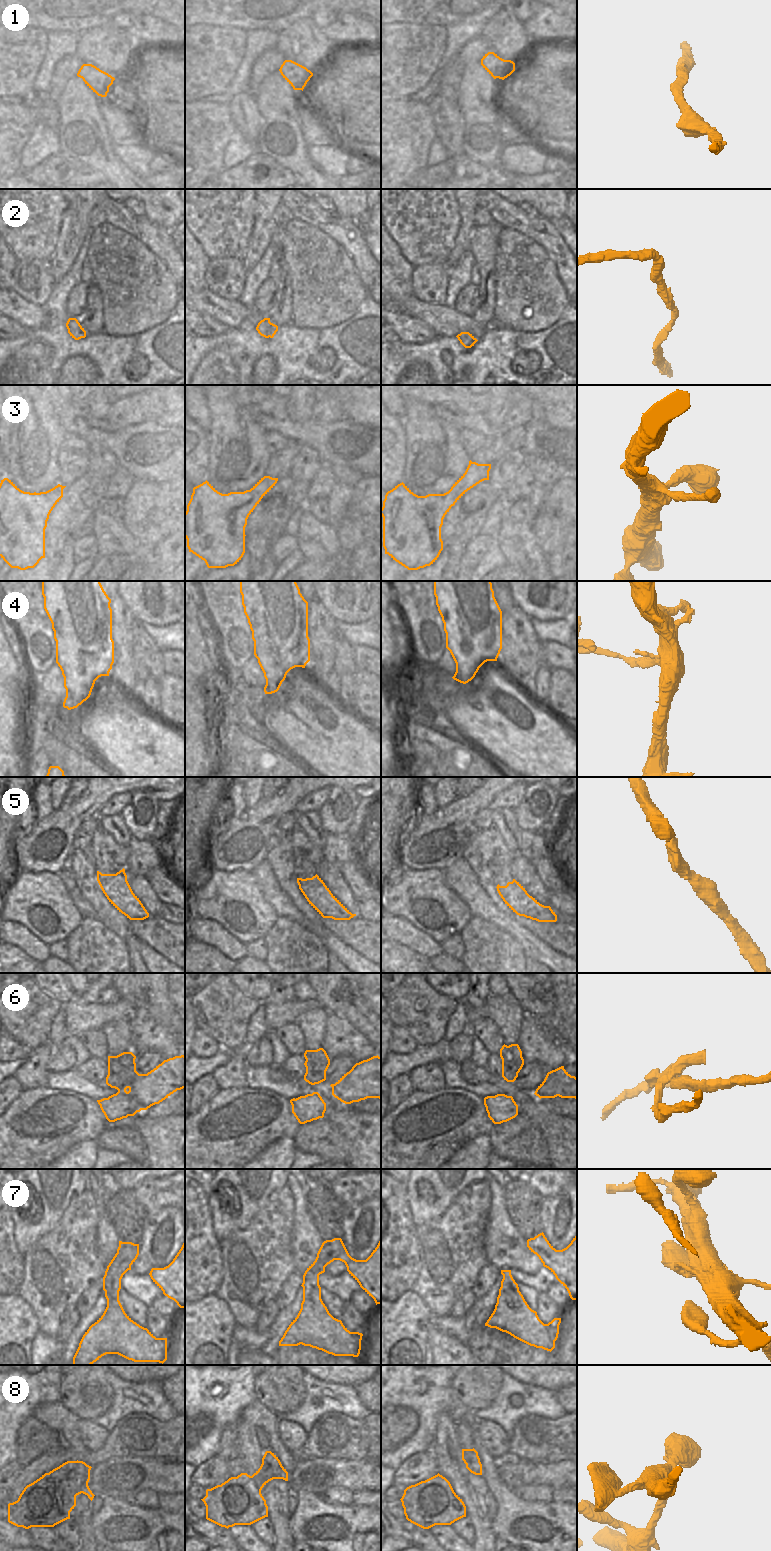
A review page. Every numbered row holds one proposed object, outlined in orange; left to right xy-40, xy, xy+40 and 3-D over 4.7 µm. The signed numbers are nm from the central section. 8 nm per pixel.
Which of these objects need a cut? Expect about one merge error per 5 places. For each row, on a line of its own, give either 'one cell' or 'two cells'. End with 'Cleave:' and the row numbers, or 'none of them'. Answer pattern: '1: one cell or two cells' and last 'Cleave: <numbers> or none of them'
1: one cell
2: one cell
3: one cell
4: two cells
5: one cell
6: two cells
7: one cell
8: one cell
Cleave: 4, 6

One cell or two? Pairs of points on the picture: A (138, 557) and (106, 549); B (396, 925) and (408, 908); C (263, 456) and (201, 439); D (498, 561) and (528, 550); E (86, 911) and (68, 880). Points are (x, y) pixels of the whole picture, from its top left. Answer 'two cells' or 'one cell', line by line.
A: two cells
B: two cells
C: two cells
D: two cells
E: one cell

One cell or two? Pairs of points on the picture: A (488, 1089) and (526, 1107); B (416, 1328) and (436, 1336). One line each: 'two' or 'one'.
A: two
B: two

